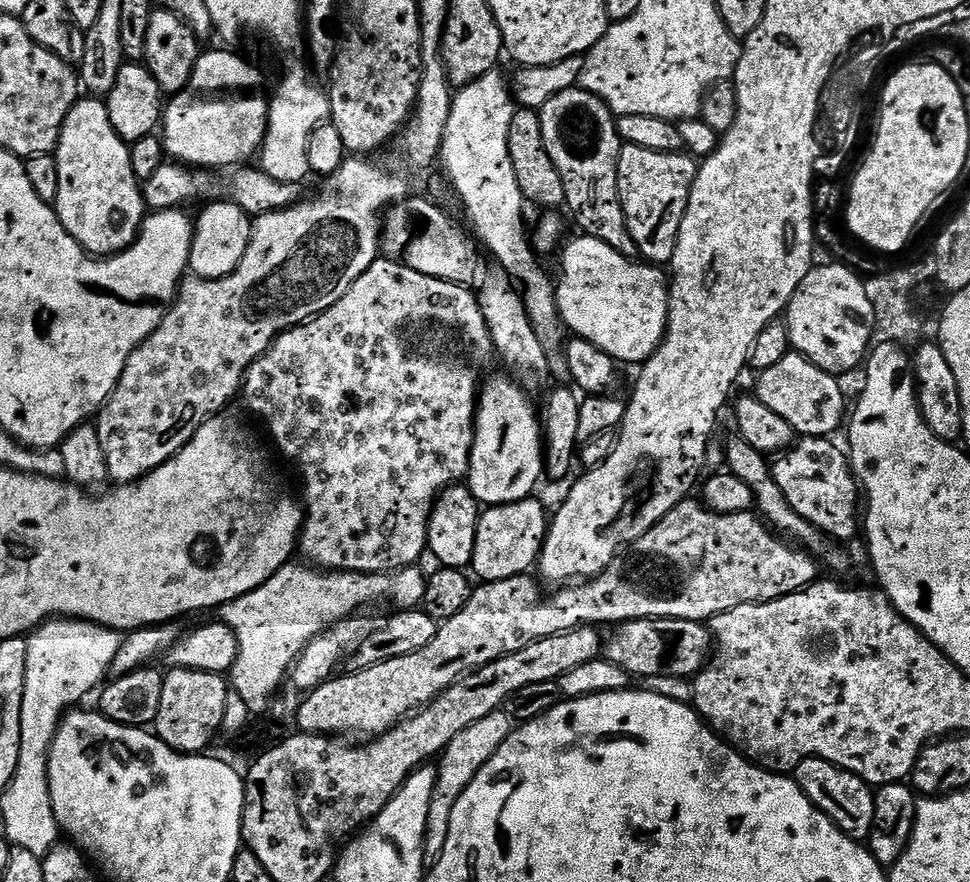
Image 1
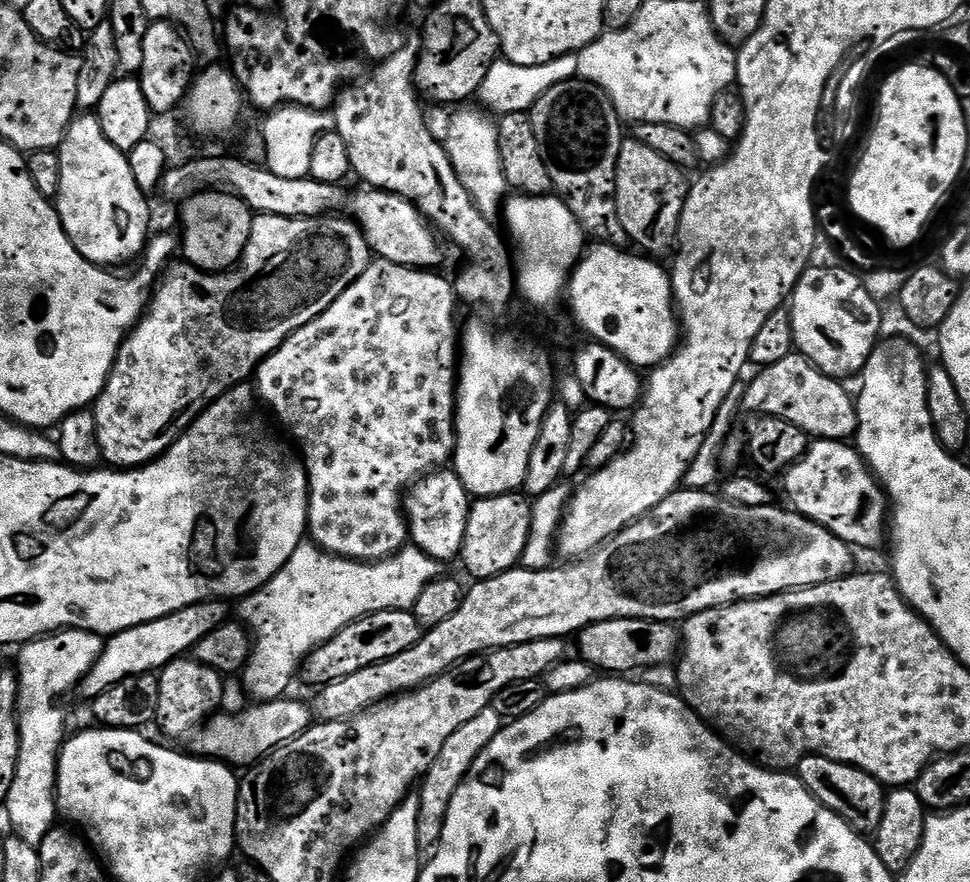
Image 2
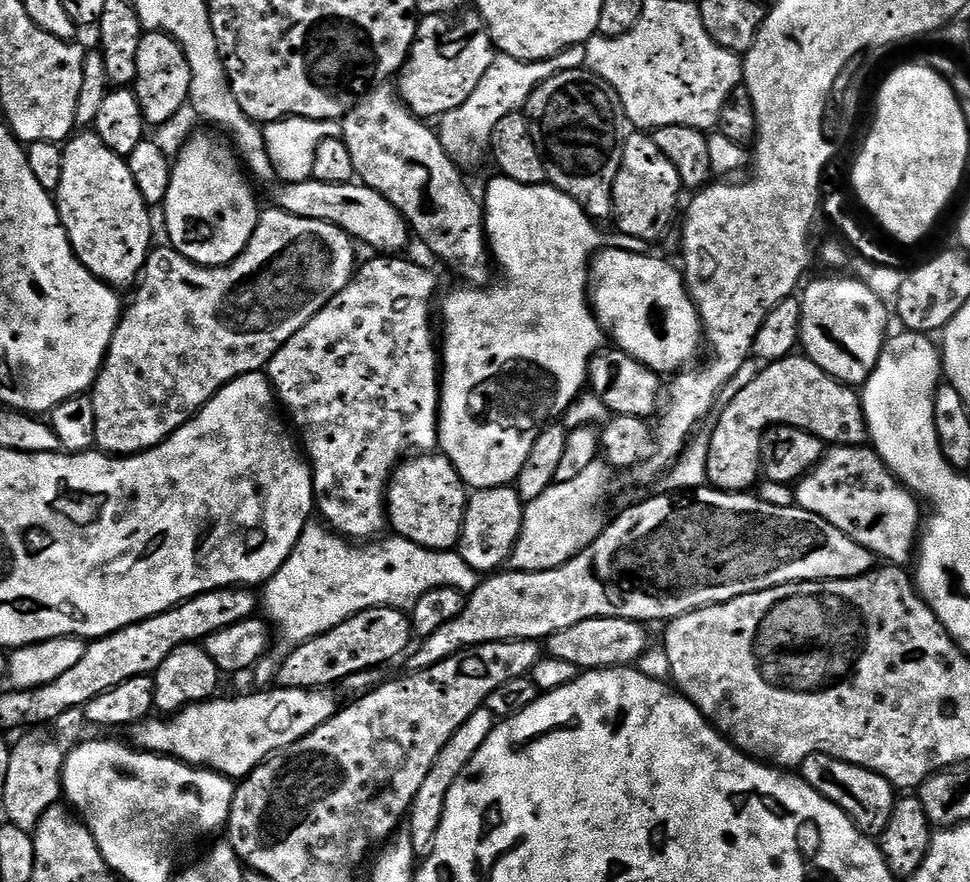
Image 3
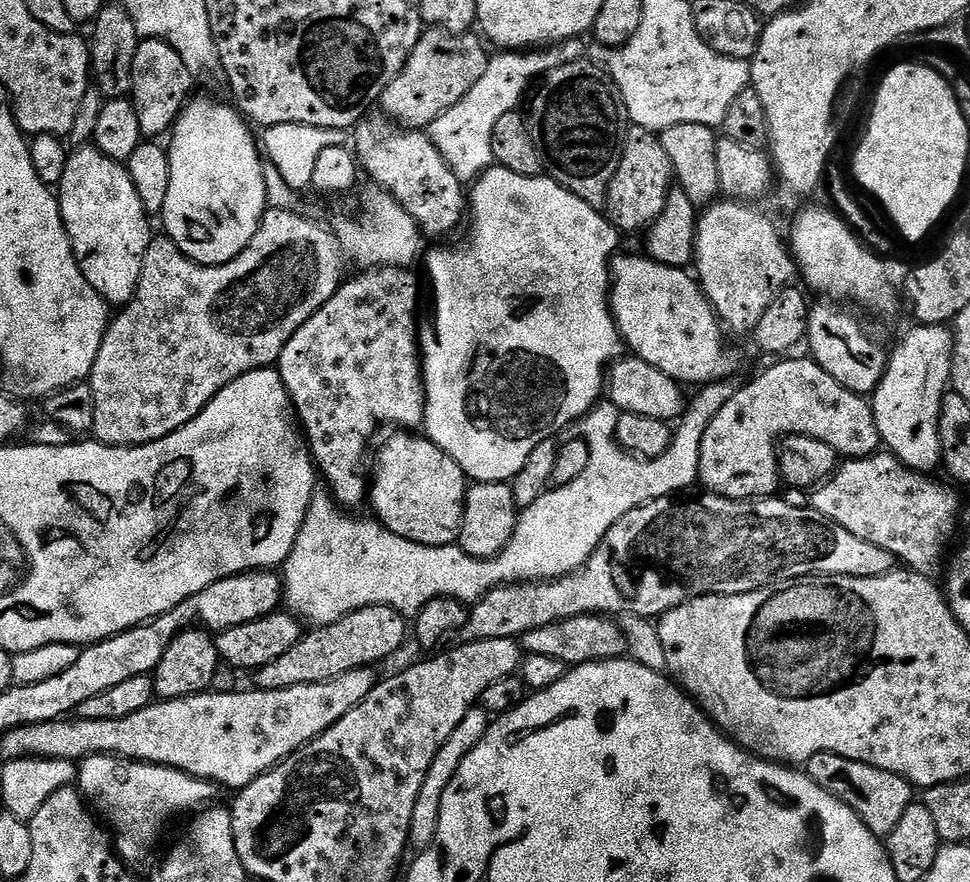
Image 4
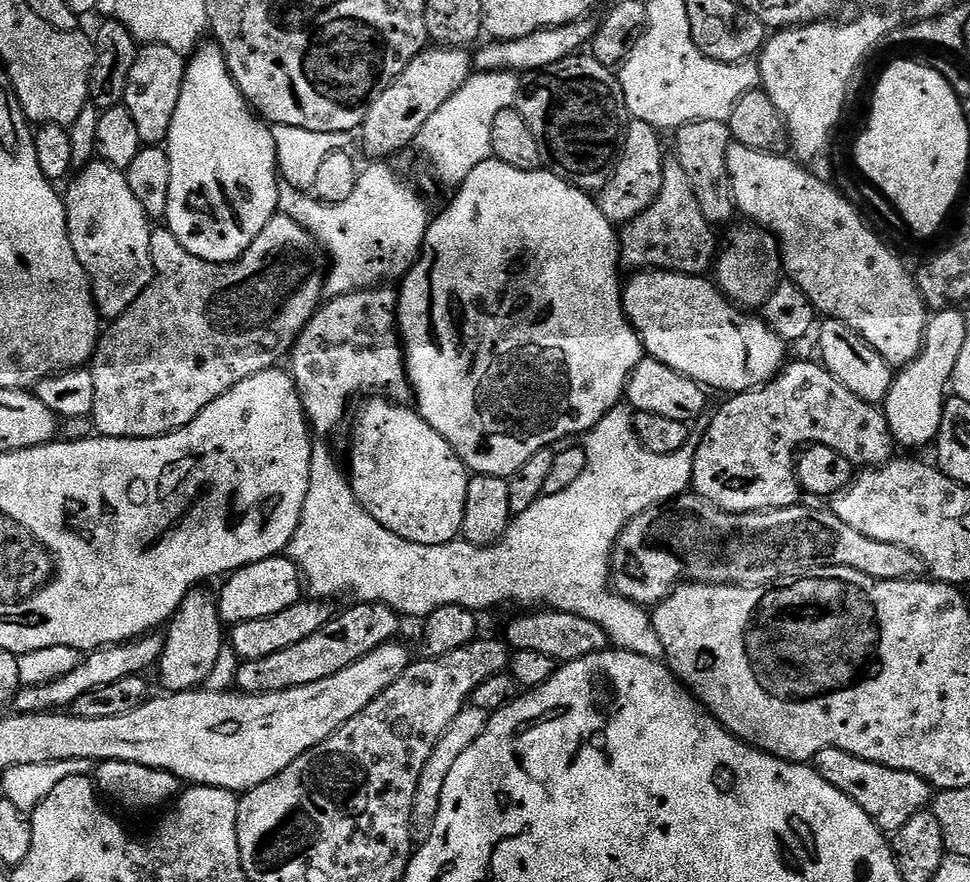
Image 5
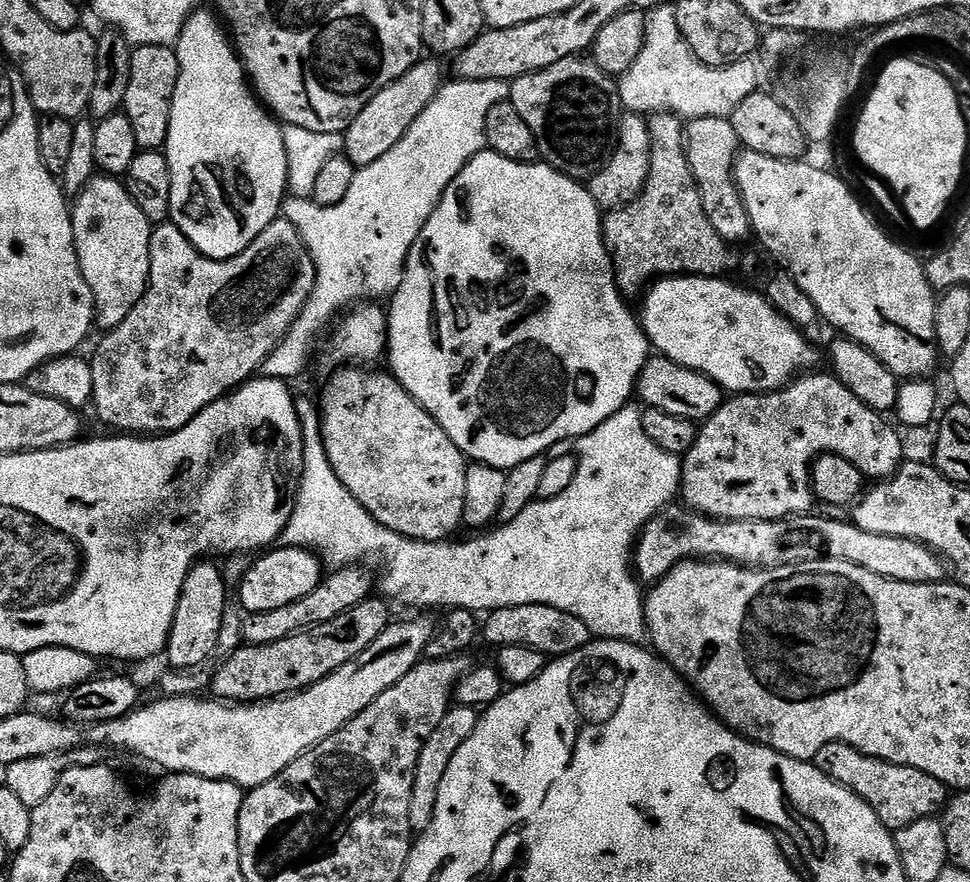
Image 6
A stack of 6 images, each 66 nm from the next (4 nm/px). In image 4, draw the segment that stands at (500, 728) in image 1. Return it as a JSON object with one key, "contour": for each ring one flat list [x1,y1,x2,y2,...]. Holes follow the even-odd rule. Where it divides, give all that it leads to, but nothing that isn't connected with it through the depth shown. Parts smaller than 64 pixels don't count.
{"contour":[[477,706,470,709,466,718,462,718,462,722,458,722,454,734,450,734,450,738,446,738,446,742,440,747,438,754,434,754,434,762,430,762,430,770,426,770,426,782,422,782,422,790,418,790,418,802,414,802,414,814,410,818,408,843,413,849,423,850,436,843,438,818,442,814,442,794,446,794,446,786,450,786,454,774,458,774,458,766,462,766,466,754,470,754,470,750,474,750,474,746,478,746,478,742,482,742,489,723,490,713,484,707]]}

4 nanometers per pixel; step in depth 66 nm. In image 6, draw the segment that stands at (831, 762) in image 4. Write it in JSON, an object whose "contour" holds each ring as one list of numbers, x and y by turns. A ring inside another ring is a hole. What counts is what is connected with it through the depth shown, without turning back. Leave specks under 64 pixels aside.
{"contour":[[834,742,830,746,822,746,818,750,814,761,816,768,825,772,834,782,849,788,858,798,862,798,878,814,880,821,890,830,910,826,910,822,918,822,927,816,936,816,950,799,950,789,938,778,930,778,930,774,922,774,922,770,914,770,910,766,898,766,886,762,882,758,874,758,870,754,864,754,849,744]]}

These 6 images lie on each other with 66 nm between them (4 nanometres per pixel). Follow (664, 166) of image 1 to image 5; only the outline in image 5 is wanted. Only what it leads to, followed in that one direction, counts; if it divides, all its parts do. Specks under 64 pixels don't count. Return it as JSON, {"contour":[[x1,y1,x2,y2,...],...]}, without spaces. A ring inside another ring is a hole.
{"contour":[[629,119,624,149,620,151,620,161,605,188,598,193,598,203,602,214,613,226,629,224,642,210,646,210,658,198,662,188,662,174,666,163,664,148,660,145,661,133,654,127,641,120]]}

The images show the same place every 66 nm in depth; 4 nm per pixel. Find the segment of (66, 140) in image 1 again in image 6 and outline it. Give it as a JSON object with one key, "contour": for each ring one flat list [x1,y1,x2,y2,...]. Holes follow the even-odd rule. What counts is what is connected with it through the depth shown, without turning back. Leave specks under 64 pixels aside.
{"contour":[[97,174,75,197,70,208,74,246,82,274,94,294,97,329,111,330,122,326,134,306,146,294,150,270,150,238,154,225,138,210,127,187,117,177]]}

